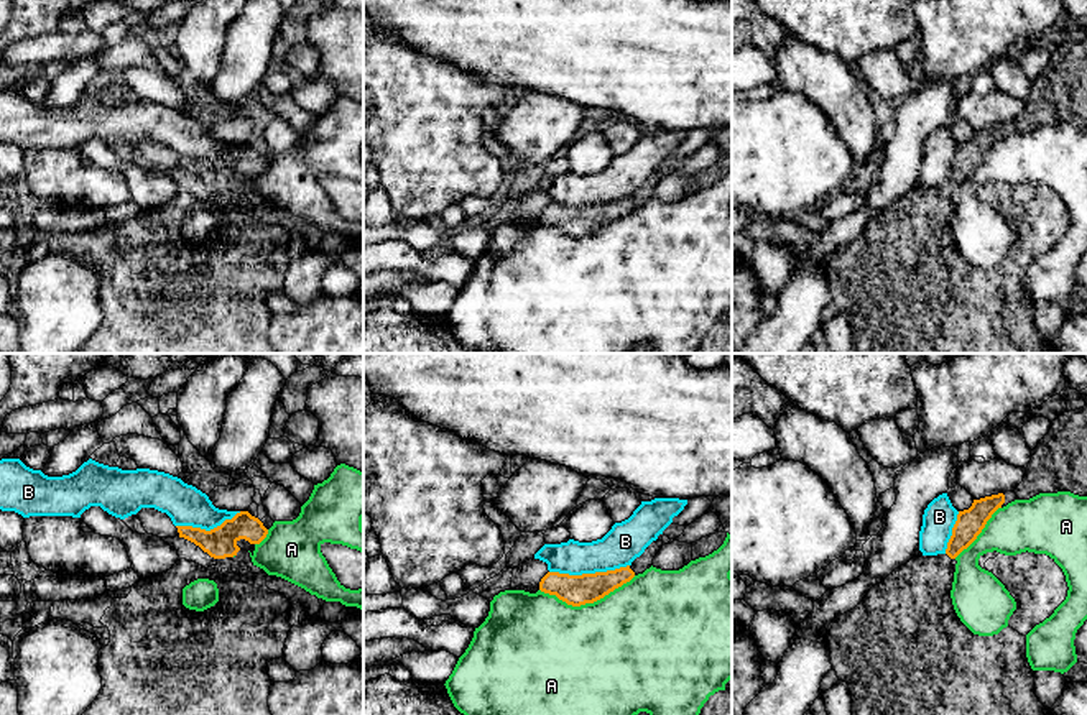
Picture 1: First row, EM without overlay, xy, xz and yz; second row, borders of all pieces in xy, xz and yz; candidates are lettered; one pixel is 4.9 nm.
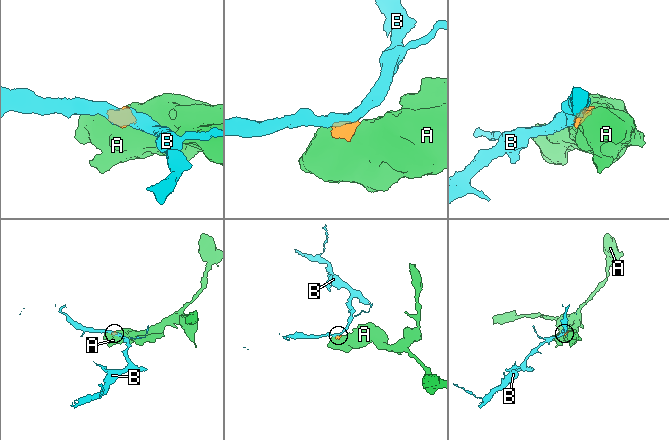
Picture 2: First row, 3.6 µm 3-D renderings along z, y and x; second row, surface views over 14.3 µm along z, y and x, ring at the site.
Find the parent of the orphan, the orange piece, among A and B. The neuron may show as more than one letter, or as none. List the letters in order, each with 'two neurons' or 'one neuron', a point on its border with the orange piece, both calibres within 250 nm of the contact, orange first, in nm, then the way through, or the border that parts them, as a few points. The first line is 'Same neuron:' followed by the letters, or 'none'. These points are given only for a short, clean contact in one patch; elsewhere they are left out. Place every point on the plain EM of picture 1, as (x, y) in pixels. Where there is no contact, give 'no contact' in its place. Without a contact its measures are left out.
Same neuron: none
A: two neurons; meets orange in xz at (587, 234); 150 nm thick on the orange side, 480 nm on the other
B: two neurons; meets orange in xz at (589, 206); 150 nm thick on the orange side, 190 nm on the other; border along xz (629, 196), (619, 201), (581, 206), (550, 204)

